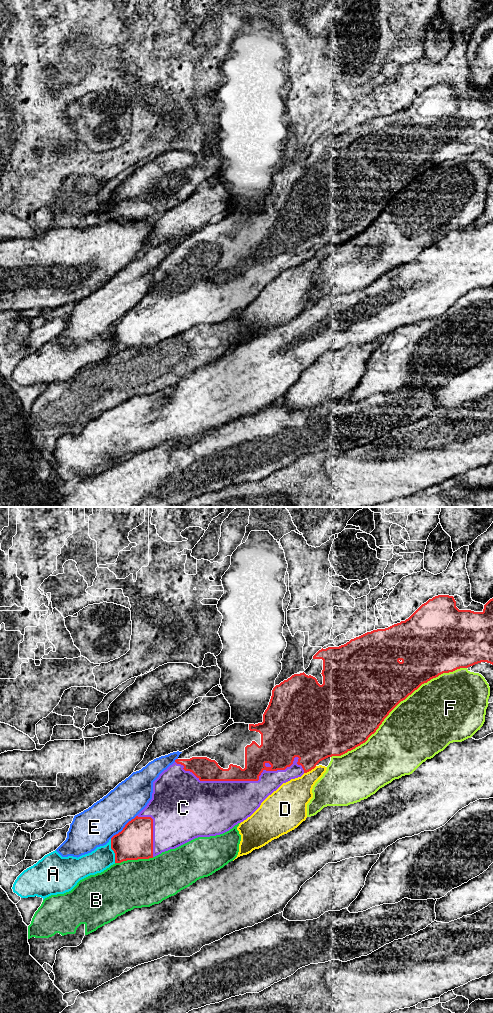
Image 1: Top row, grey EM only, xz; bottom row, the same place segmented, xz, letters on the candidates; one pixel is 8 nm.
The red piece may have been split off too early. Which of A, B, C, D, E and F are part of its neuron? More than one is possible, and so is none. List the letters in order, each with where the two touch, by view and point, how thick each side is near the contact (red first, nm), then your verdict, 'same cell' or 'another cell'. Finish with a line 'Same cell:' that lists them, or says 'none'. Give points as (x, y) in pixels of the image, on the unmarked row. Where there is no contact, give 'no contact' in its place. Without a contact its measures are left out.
A: contact xz (113, 338); calibres 280 and 180 nm; another cell
B: contact xz (134, 347); calibres 280 and 380 nm; another cell
C: contact xz (246, 268); calibres 180 and 360 nm; same cell
D: contact xz (310, 258); calibres 380 and 260 nm; another cell
E: contact xz (123, 316); calibres 280 and 320 nm; another cell
F: contact xz (396, 193); calibres 500 and 500 nm; another cell
Same cell: C

